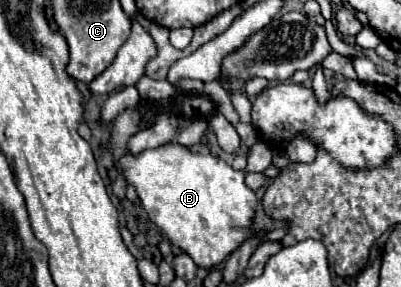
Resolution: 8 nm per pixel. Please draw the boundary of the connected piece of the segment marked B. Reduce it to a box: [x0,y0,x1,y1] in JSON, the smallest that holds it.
[121,142,257,270]

